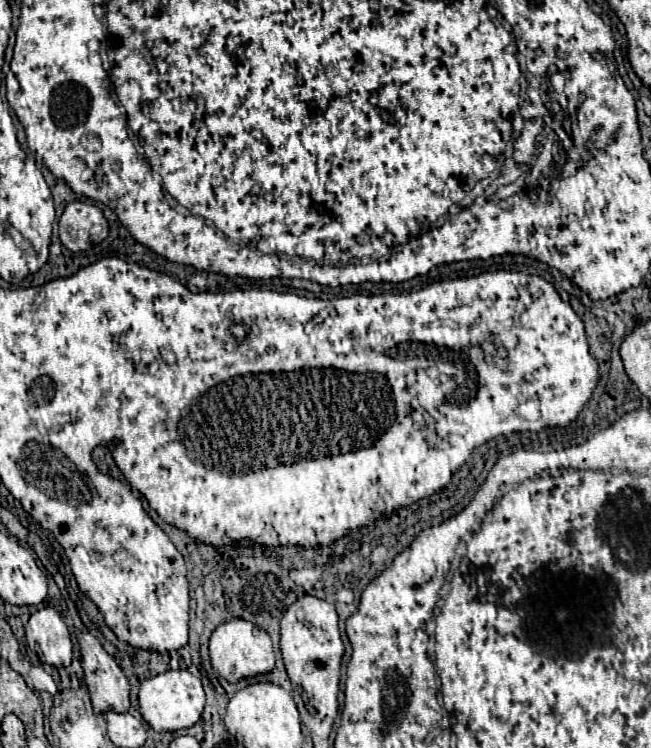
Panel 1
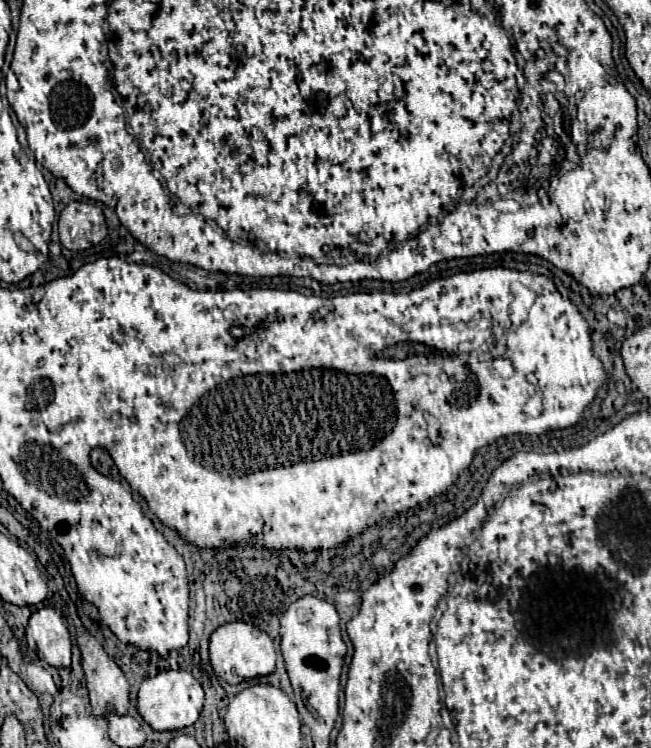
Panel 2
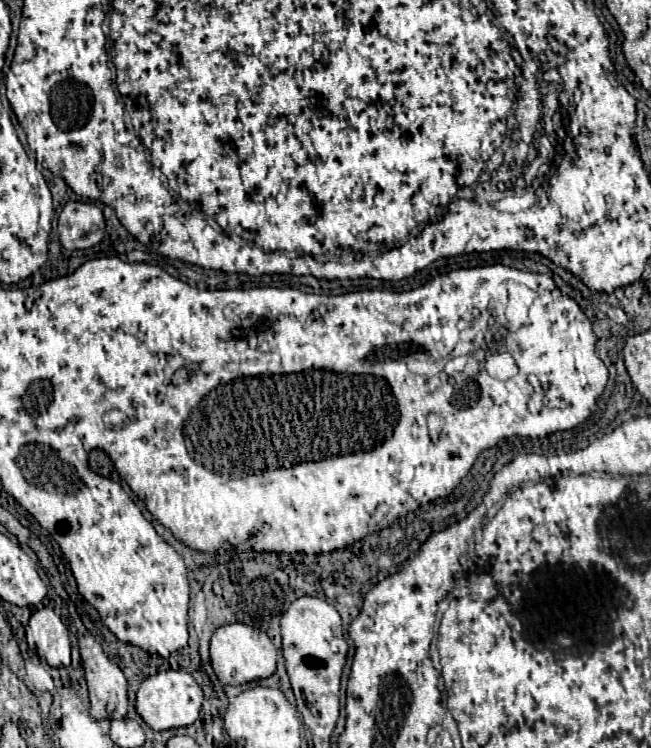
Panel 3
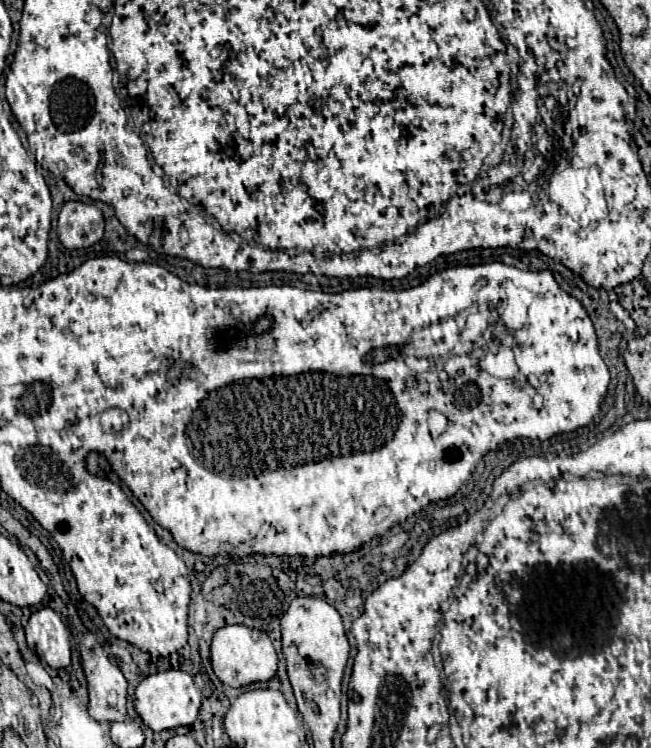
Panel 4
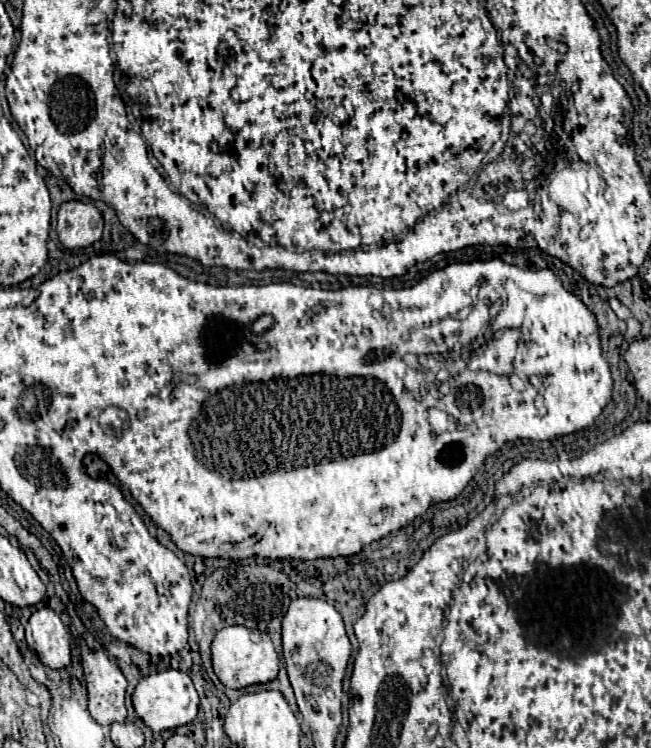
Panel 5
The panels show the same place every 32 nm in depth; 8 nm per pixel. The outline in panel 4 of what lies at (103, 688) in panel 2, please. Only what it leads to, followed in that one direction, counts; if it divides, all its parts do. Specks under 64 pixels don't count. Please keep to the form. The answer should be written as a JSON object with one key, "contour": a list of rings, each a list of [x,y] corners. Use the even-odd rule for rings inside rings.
{"contour":[[[87,632],[84,637],[81,637],[78,646],[80,646],[80,656],[82,656],[82,668],[86,674],[86,682],[88,682],[88,694],[90,694],[90,716],[98,722],[120,722],[126,718],[126,678],[120,672],[120,668],[116,664],[112,664],[108,660],[108,656],[104,654],[102,646],[96,641],[94,635]]]}

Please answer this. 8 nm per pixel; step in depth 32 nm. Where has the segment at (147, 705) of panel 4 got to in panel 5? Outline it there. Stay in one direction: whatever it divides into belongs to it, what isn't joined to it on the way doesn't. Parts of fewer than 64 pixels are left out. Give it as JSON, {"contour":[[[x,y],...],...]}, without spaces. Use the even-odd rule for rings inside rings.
{"contour":[[[164,670],[158,674],[146,676],[138,682],[138,686],[132,692],[132,704],[134,704],[136,716],[154,732],[178,728],[192,722],[198,714],[198,702],[200,698],[190,676],[178,670]]]}

